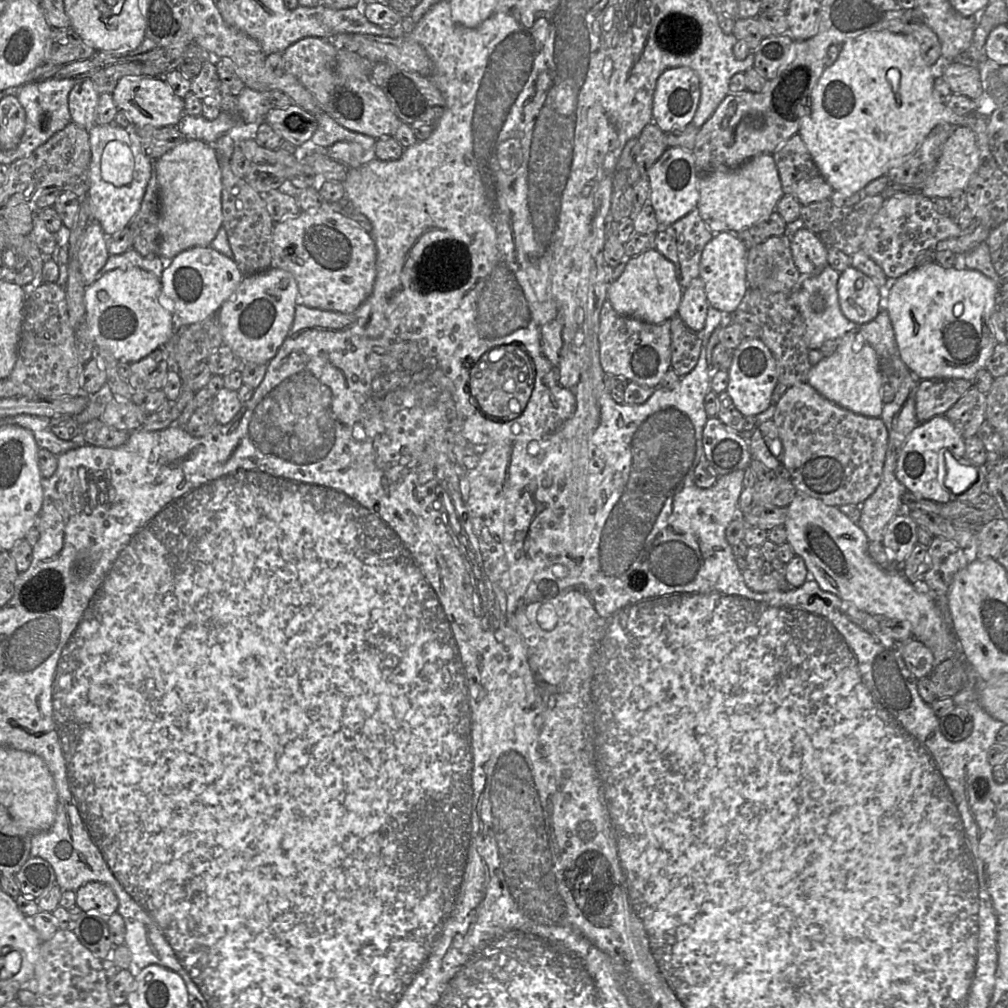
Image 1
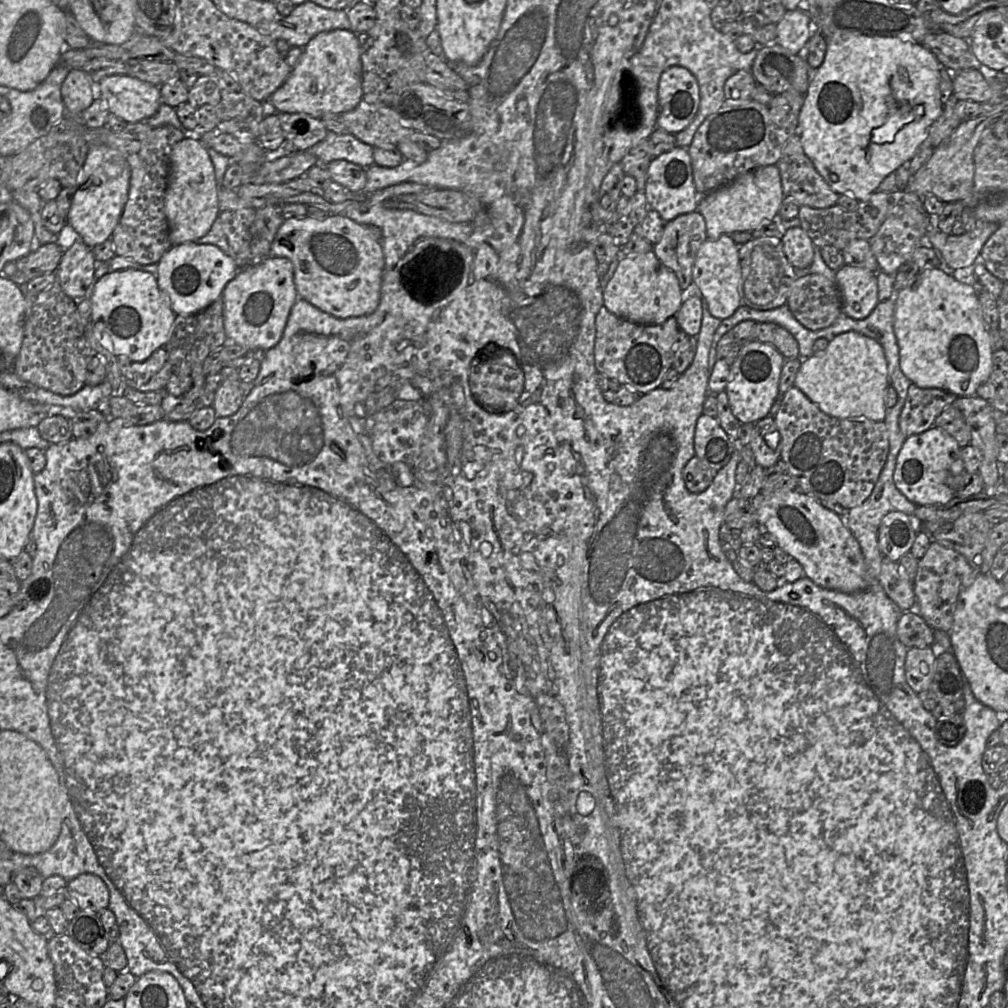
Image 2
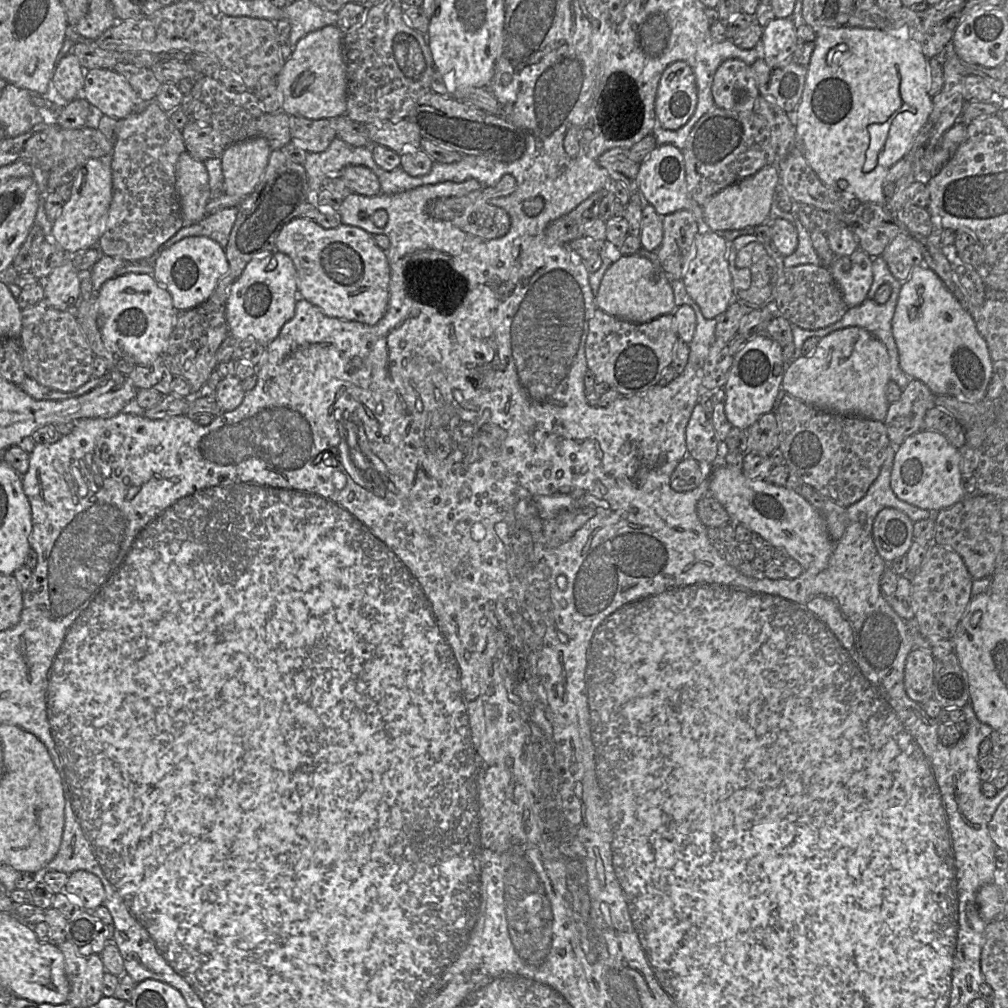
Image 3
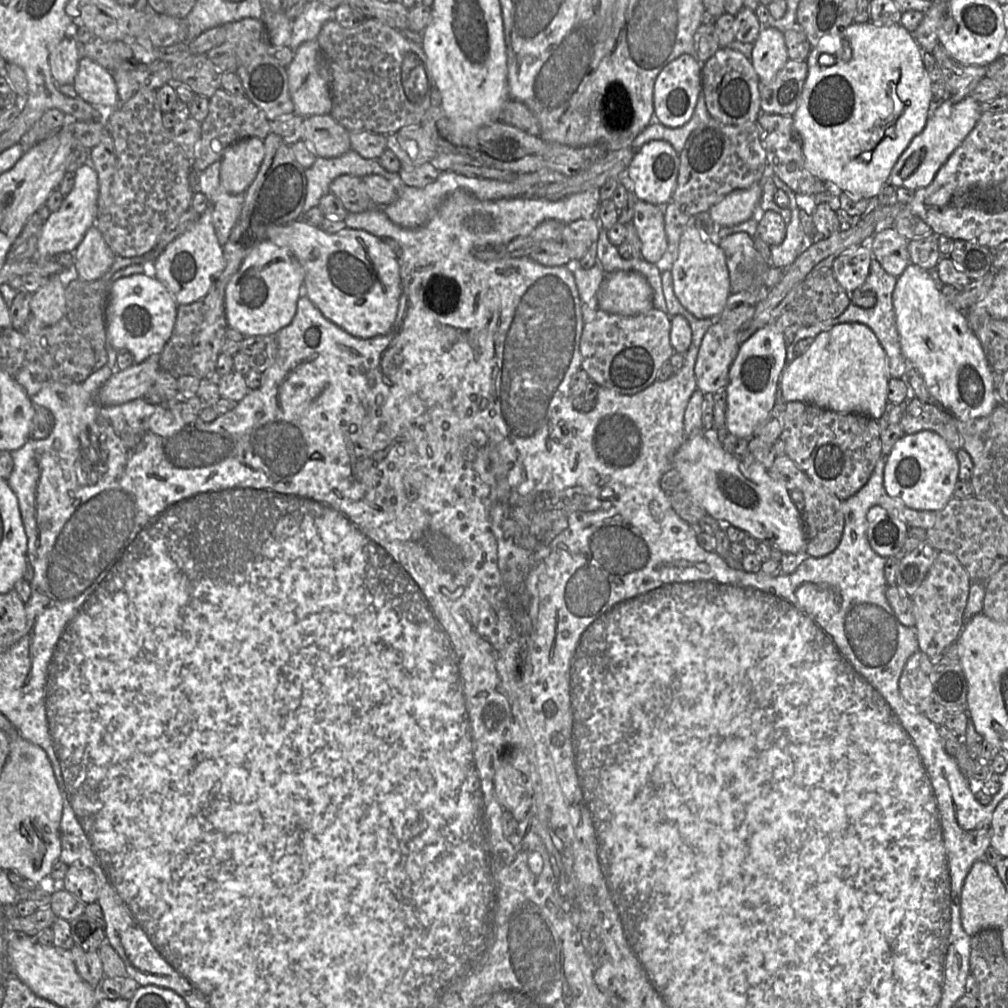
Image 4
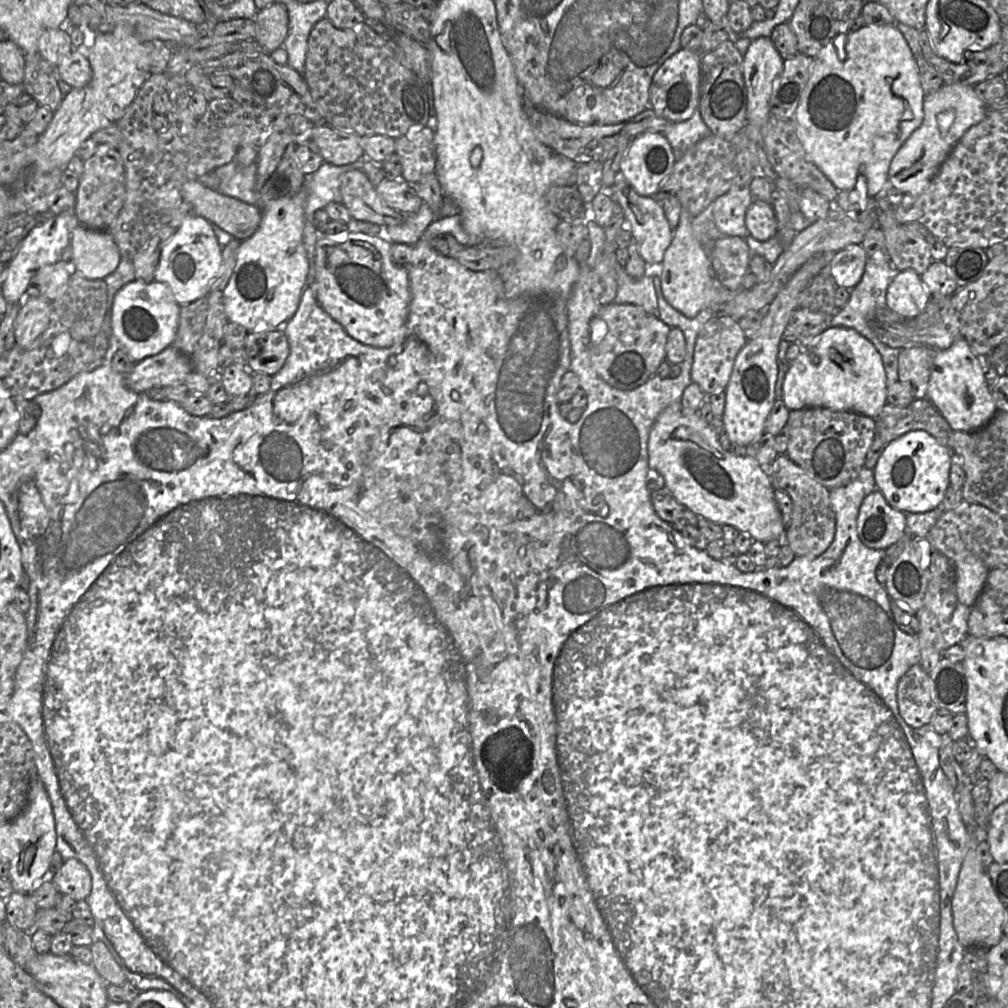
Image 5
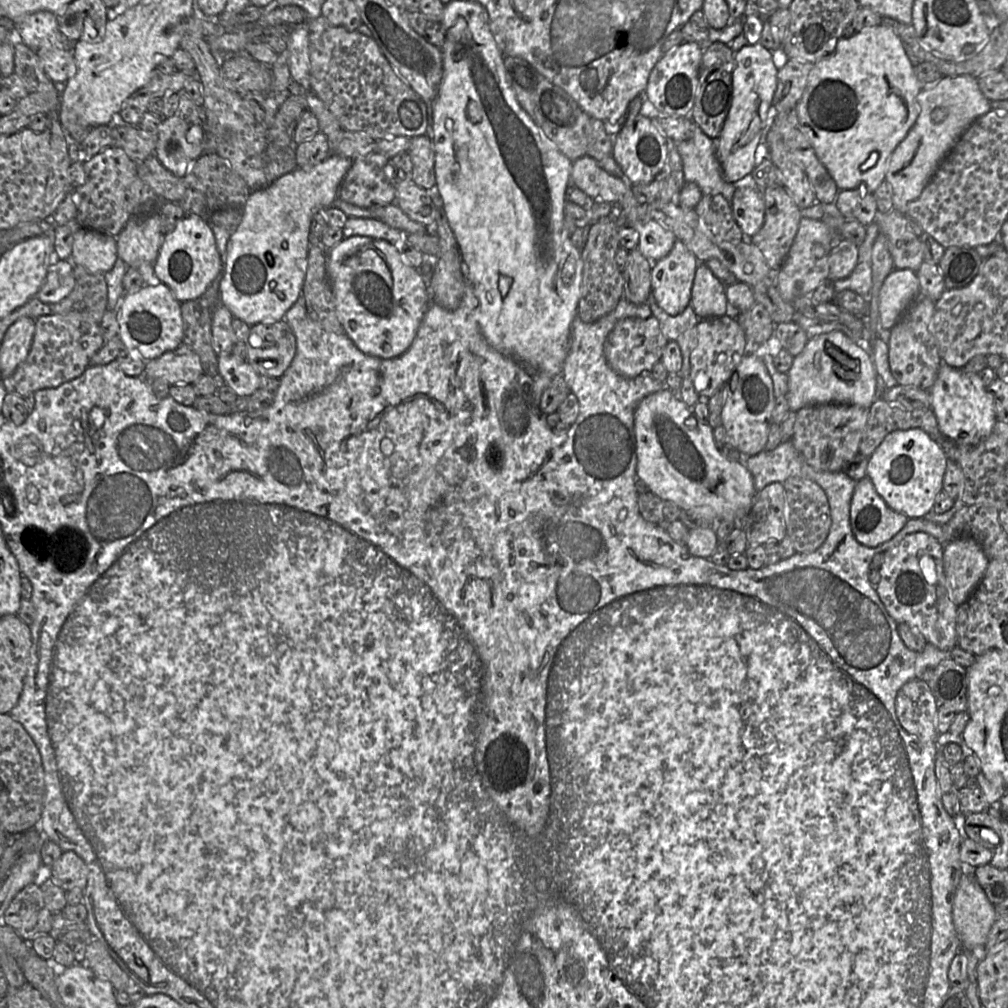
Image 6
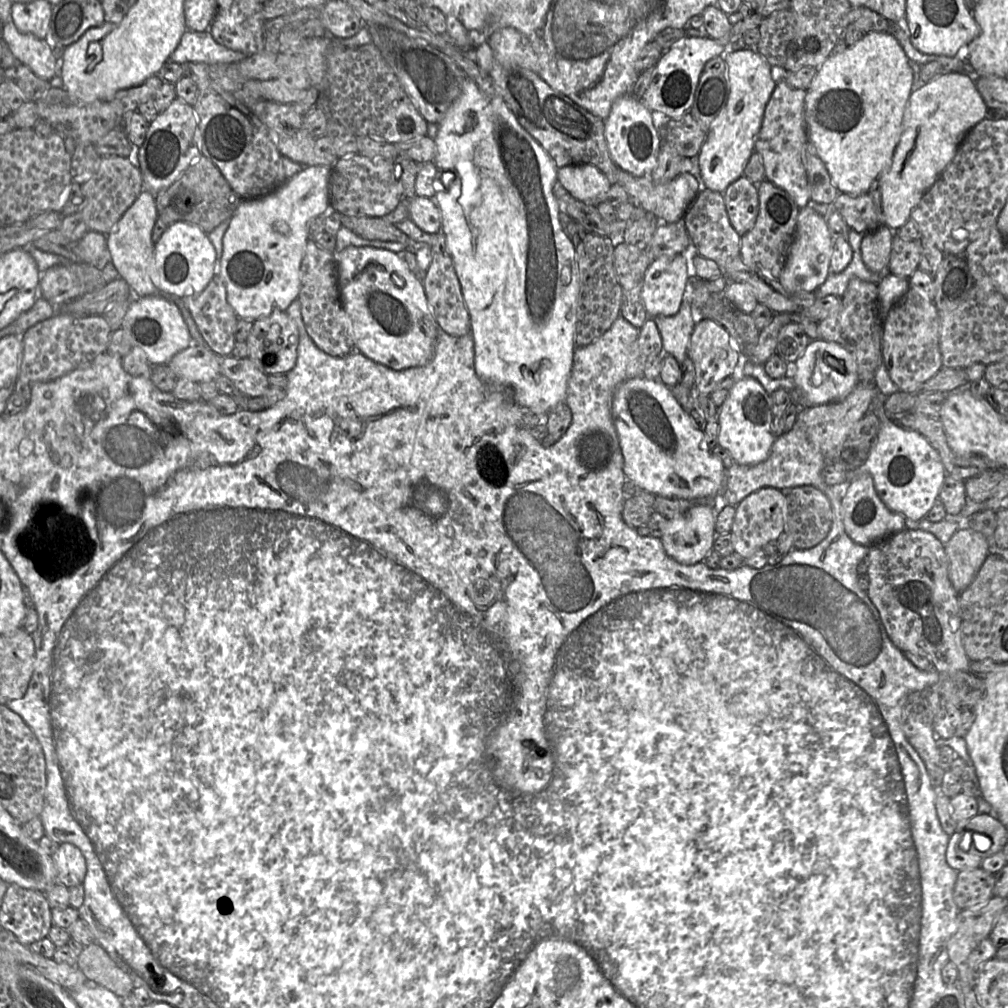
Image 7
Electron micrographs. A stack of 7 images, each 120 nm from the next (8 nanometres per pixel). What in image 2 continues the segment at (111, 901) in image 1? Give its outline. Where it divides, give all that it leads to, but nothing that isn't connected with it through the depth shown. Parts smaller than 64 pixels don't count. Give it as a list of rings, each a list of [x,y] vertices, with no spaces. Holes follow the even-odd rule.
[[[84,873],[68,881],[66,894],[82,911],[93,911],[99,915],[109,906],[109,890],[94,874]]]

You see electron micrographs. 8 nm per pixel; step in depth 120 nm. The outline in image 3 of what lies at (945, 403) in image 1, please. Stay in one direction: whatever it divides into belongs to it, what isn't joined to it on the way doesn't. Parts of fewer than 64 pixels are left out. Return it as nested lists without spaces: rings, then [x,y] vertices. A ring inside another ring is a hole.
[[[911,378],[897,402],[890,403],[884,425],[890,444],[900,446],[911,435],[924,430],[926,412],[935,407],[935,394],[920,380]]]

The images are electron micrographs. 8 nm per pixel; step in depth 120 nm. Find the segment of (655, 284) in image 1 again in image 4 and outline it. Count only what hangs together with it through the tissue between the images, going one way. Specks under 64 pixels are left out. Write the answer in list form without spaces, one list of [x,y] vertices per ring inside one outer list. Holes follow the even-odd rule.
[[[619,270],[605,275],[598,290],[598,308],[610,314],[634,316],[653,309],[653,297],[642,274]]]

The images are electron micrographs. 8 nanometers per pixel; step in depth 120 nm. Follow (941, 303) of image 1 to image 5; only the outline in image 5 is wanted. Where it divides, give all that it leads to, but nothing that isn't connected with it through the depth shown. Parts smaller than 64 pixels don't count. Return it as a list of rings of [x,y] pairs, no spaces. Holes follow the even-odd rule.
[[[913,269],[899,271],[886,293],[887,307],[901,318],[912,319],[922,313],[931,295]],[[963,339],[950,347],[935,350],[928,383],[927,398],[939,410],[953,431],[974,431],[985,426],[997,411],[996,402],[985,380],[981,357],[974,354]]]

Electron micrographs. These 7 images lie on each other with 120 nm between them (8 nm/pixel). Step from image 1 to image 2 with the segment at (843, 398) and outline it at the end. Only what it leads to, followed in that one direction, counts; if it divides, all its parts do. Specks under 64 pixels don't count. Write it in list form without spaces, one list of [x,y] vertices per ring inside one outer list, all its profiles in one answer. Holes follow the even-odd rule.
[[[849,331],[836,336],[833,340],[829,341],[827,348],[823,351],[816,352],[814,355],[809,358],[803,359],[801,366],[796,375],[794,381],[794,387],[798,388],[803,392],[803,394],[817,407],[827,415],[836,417],[836,418],[862,418],[870,419],[872,421],[884,421],[887,414],[887,407],[885,405],[886,389],[889,386],[889,375],[888,375],[888,364],[885,356],[884,349],[882,345],[875,339],[863,335],[856,331]]]

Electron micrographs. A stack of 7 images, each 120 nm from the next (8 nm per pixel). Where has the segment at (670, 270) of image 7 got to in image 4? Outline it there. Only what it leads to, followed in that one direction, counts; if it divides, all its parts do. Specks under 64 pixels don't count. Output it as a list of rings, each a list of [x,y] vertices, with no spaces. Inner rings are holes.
[[[693,223],[688,224],[679,241],[677,257],[671,268],[674,292],[685,309],[698,319],[717,319],[731,294],[730,279],[723,250],[718,243],[700,231]]]

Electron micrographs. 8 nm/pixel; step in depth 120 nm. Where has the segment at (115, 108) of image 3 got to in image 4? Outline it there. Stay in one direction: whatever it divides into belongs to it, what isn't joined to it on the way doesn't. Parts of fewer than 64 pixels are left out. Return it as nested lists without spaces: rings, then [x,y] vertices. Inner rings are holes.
[[[81,57],[73,86],[77,96],[103,111],[119,105],[117,86],[112,74],[88,57]]]

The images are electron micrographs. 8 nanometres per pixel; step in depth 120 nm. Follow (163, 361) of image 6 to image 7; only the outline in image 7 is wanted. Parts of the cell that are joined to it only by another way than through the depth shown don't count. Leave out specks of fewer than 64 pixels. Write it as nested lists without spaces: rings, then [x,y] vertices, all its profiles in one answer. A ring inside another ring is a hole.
[[[191,344],[188,348],[174,355],[171,360],[167,363],[167,366],[177,378],[188,379],[196,383],[200,383],[203,381],[215,381],[215,379],[219,375],[221,375],[220,357],[225,356],[217,355],[212,350],[210,350],[205,344]]]

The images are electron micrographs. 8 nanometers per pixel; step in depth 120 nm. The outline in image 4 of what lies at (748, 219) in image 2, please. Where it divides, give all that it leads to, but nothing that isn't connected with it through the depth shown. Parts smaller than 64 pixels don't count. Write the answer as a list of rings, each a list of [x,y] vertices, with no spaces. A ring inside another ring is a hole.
[[[760,183],[734,190],[714,204],[709,209],[709,215],[717,227],[738,225],[752,218],[761,196]]]

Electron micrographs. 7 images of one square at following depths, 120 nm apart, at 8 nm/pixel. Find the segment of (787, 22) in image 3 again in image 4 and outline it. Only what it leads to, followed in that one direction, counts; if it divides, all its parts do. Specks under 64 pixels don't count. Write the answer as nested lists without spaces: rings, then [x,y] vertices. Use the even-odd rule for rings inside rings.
[[[764,26],[754,42],[750,58],[760,85],[770,83],[789,59],[784,33],[777,28]]]

